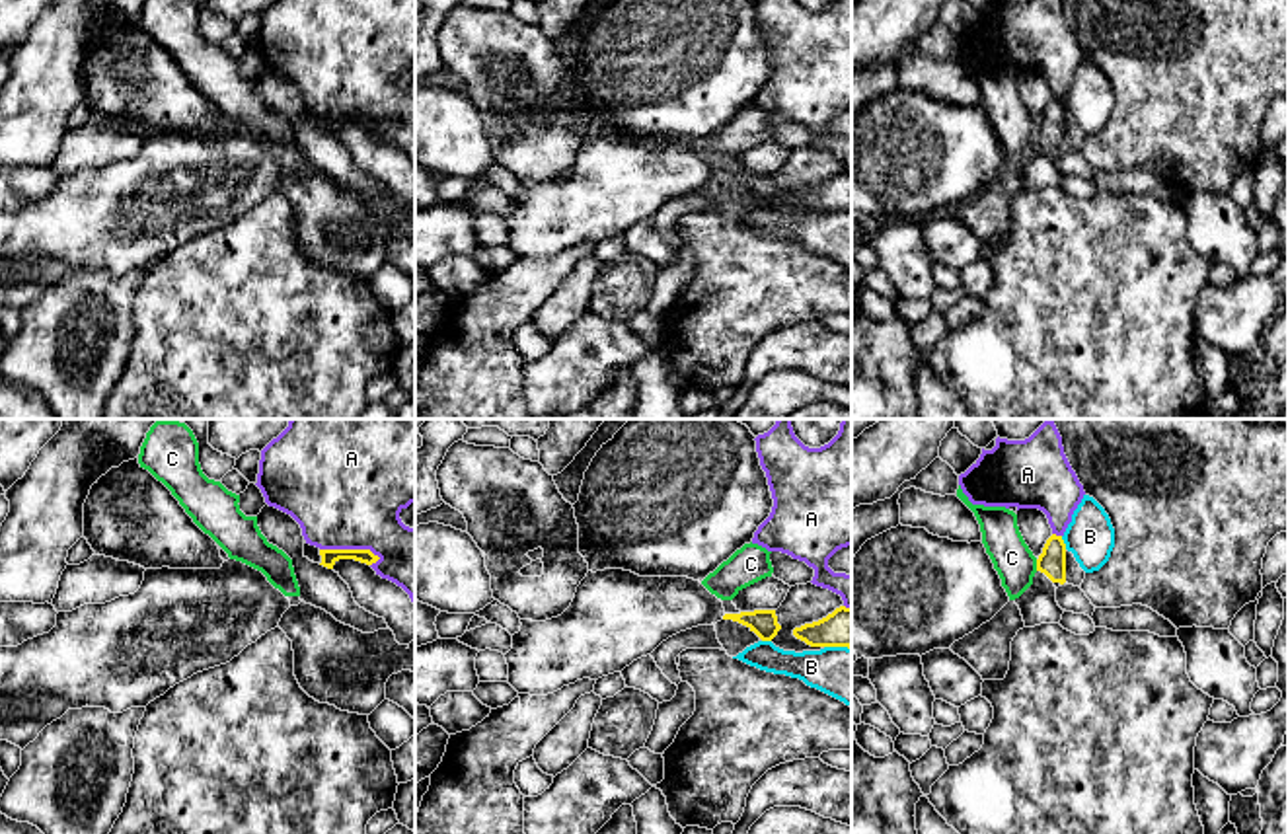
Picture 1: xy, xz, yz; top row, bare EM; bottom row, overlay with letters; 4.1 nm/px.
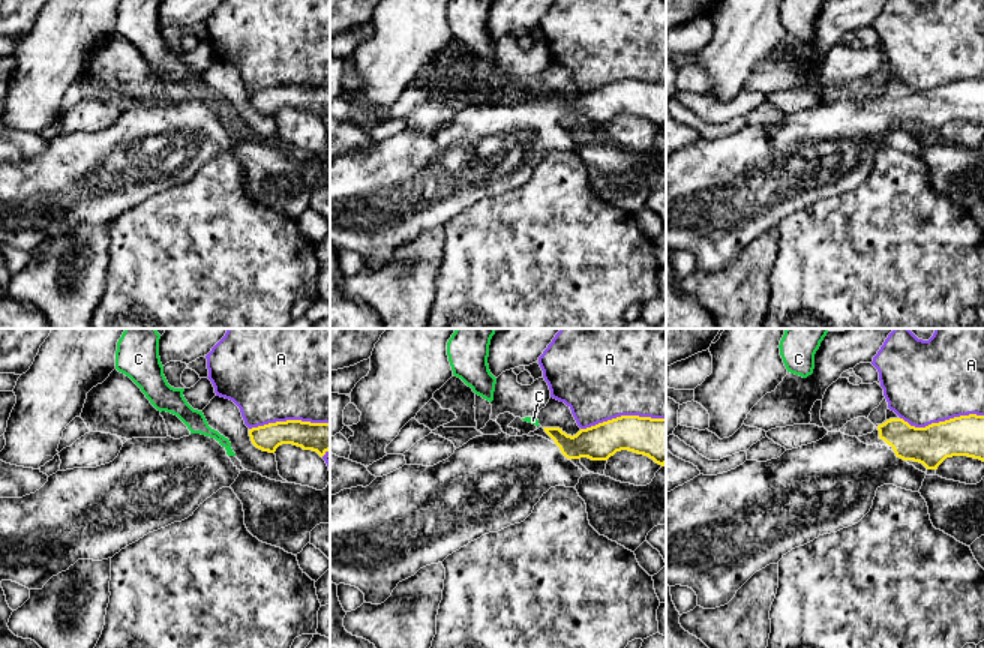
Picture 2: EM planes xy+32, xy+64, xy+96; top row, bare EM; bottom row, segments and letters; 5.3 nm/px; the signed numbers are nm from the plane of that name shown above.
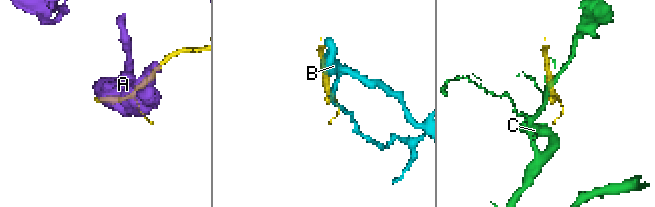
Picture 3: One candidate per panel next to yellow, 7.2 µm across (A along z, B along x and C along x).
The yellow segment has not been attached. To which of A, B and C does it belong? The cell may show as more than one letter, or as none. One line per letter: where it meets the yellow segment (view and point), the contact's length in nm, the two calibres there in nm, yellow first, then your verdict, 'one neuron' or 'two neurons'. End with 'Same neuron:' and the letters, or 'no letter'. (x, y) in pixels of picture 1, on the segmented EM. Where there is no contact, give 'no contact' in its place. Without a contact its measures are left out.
A: contact xy (351, 550); length 260 nm; calibres 60 and 480 nm; two neurons
B: contact yz (1062, 542); length 60 nm; calibres 110 and 200 nm; two neurons
C: contact yz (1037, 566); length 50 nm; calibres 110 and 160 nm; two neurons
Same neuron: no letter

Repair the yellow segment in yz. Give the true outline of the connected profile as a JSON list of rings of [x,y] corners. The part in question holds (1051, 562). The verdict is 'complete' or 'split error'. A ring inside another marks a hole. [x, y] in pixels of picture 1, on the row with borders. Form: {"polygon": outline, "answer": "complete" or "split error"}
{"polygon": [[[1052,534],[1037,559],[1033,585],[1015,598],[1025,627],[1041,624],[1060,624],[1064,610],[1056,602],[1056,583],[1066,583],[1066,544]]], "answer": "split error"}

